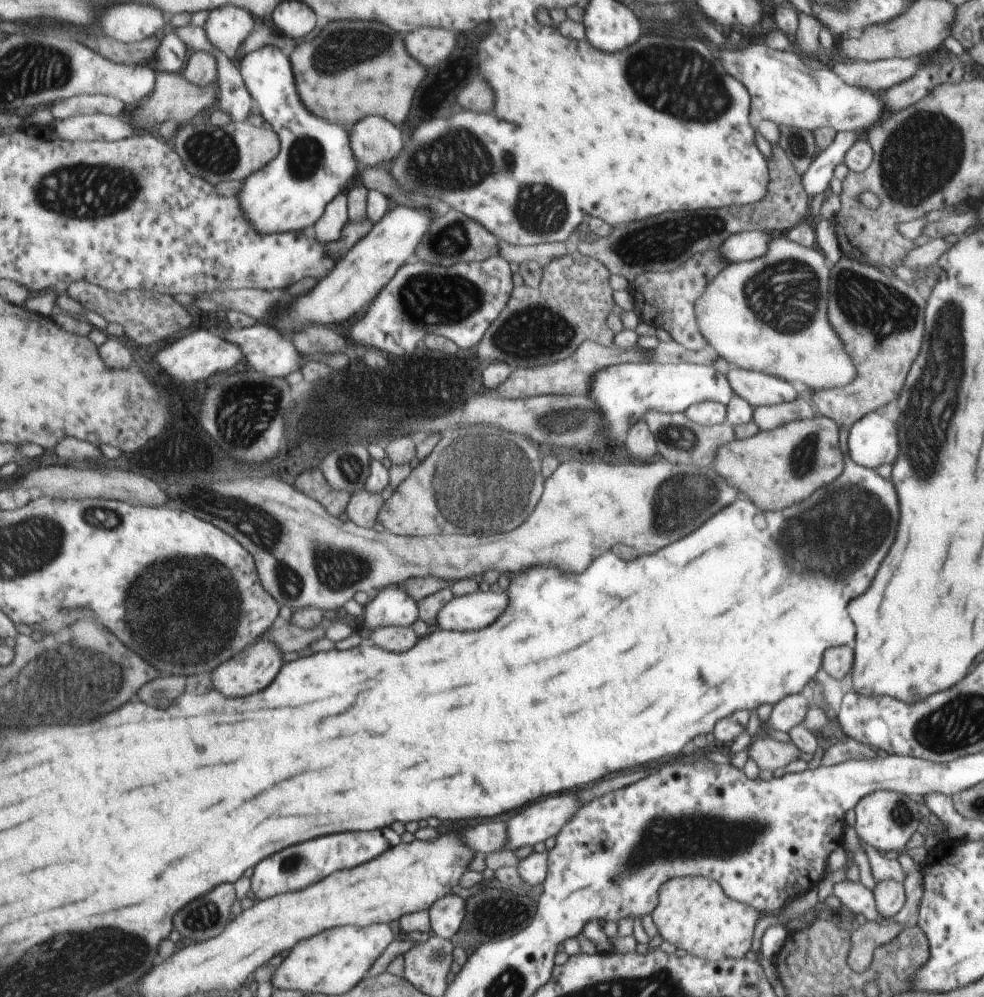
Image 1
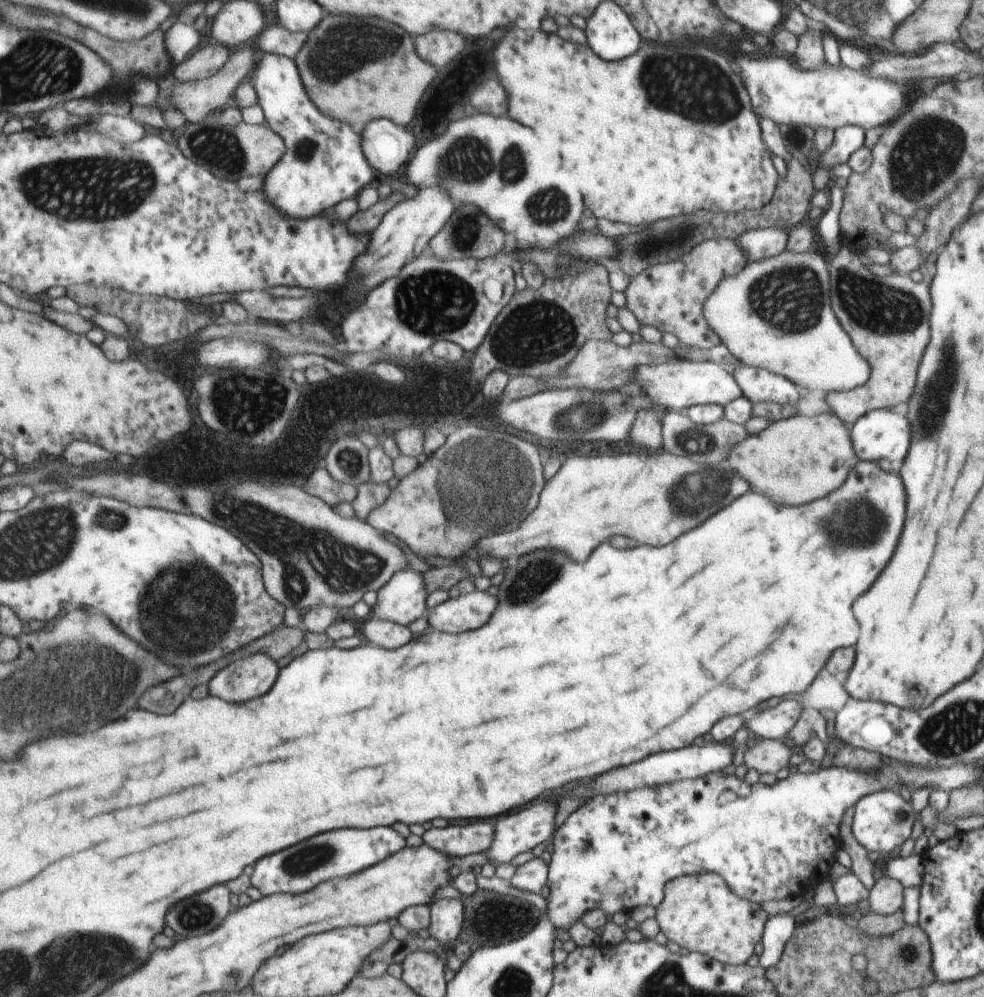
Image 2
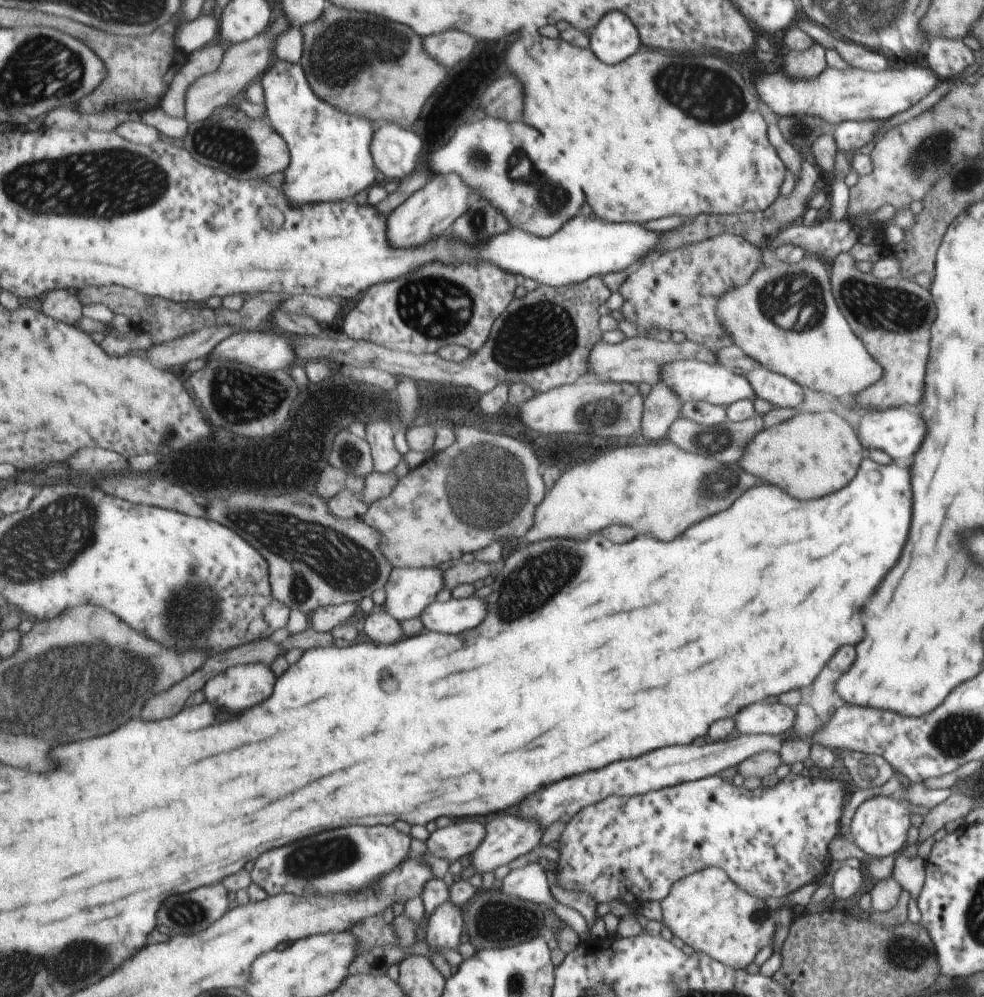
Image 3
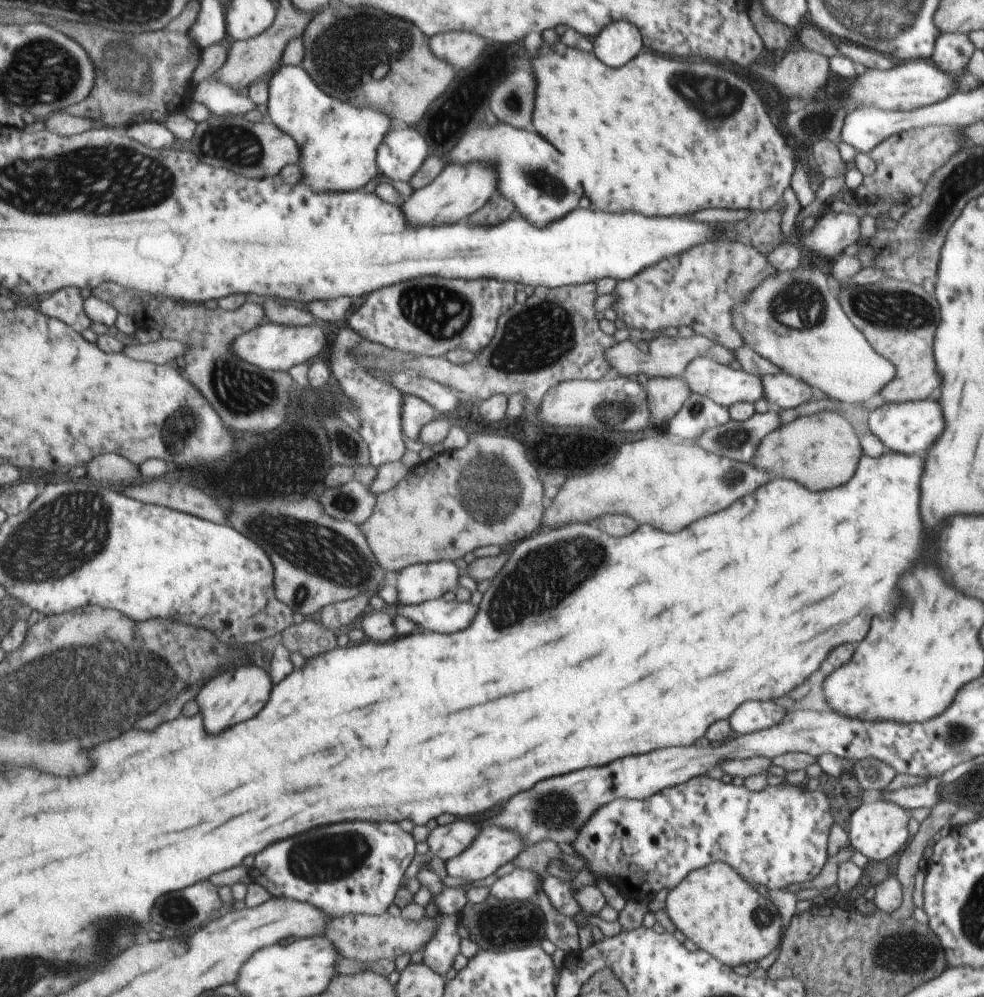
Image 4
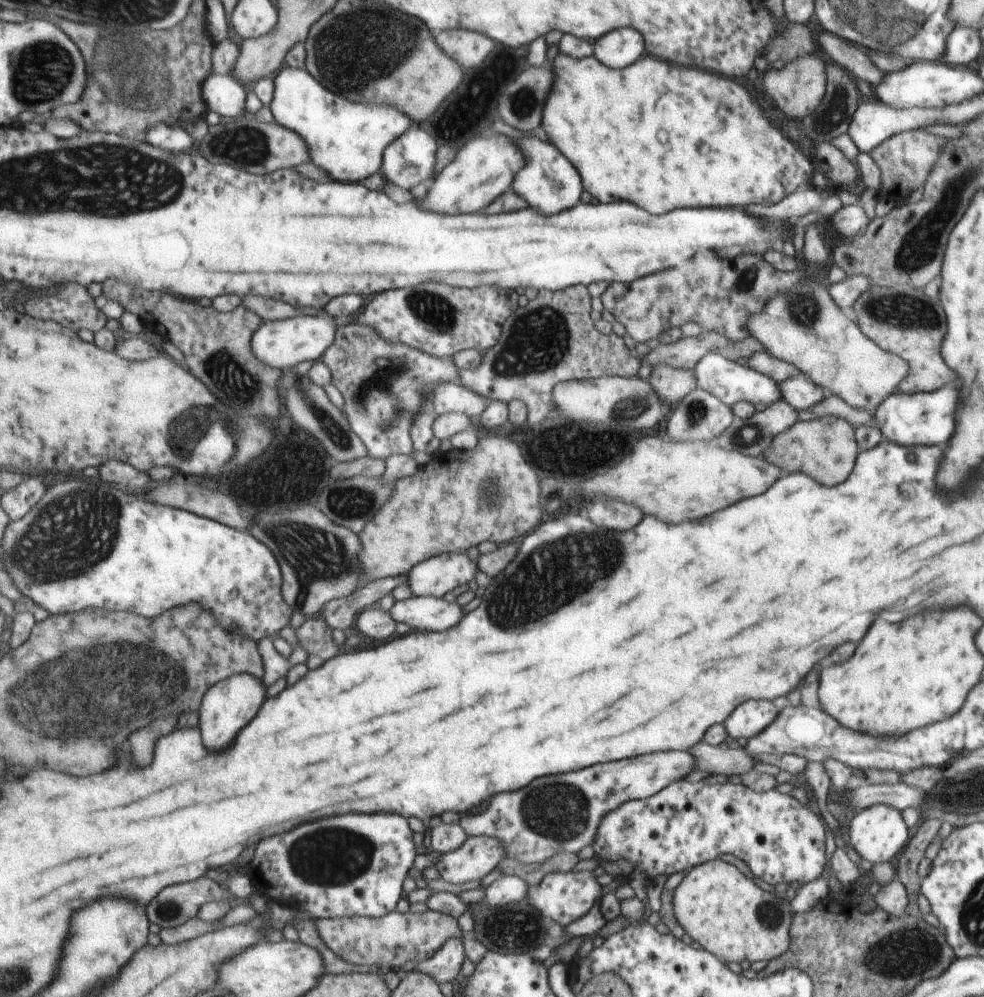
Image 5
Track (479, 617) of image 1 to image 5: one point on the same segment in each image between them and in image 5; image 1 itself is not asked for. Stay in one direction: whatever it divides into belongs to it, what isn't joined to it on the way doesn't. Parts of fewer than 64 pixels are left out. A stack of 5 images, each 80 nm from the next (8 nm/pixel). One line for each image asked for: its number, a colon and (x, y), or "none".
2: (465, 612)
3: (452, 616)
4: (440, 616)
5: (428, 614)

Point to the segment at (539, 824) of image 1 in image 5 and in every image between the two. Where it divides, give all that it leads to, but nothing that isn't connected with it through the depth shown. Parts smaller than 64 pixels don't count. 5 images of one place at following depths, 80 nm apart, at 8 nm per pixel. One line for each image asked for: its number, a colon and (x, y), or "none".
2: (529, 828)
3: (507, 837)
4: (493, 846)
5: (475, 857)

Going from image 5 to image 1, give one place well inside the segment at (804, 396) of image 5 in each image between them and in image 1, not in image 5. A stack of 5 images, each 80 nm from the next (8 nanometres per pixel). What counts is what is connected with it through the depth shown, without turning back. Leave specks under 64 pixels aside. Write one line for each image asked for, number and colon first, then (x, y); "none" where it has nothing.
1: (758, 389)
2: (757, 385)
3: (781, 392)
4: (782, 391)

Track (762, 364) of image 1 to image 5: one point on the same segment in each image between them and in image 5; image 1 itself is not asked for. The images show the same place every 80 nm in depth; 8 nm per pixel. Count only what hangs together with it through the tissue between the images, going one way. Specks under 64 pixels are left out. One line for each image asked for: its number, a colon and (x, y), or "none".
2: (775, 314)
3: (784, 317)
4: (793, 319)
5: (802, 326)

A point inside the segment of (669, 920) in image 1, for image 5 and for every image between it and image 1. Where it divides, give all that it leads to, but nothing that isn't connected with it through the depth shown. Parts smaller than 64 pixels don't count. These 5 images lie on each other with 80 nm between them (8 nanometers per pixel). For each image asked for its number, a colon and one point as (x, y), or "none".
2: (698, 912)
3: (705, 910)
4: (712, 907)
5: (728, 915)

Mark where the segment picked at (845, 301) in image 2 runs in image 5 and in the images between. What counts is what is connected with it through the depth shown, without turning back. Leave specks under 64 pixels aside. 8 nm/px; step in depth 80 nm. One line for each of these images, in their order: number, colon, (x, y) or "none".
3: (892, 317)
4: (898, 319)
5: (901, 320)

